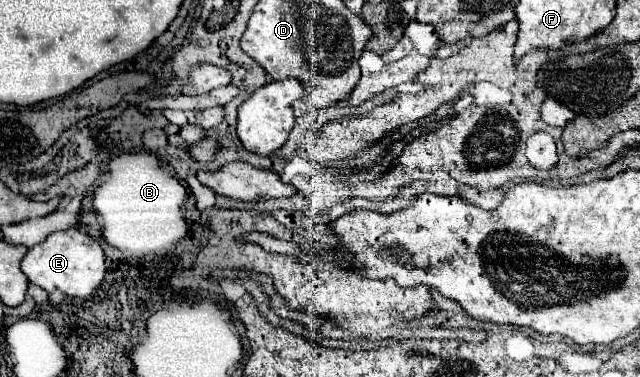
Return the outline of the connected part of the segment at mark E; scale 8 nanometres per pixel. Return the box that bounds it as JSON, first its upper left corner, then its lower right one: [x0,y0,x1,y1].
[22,229,106,300]

